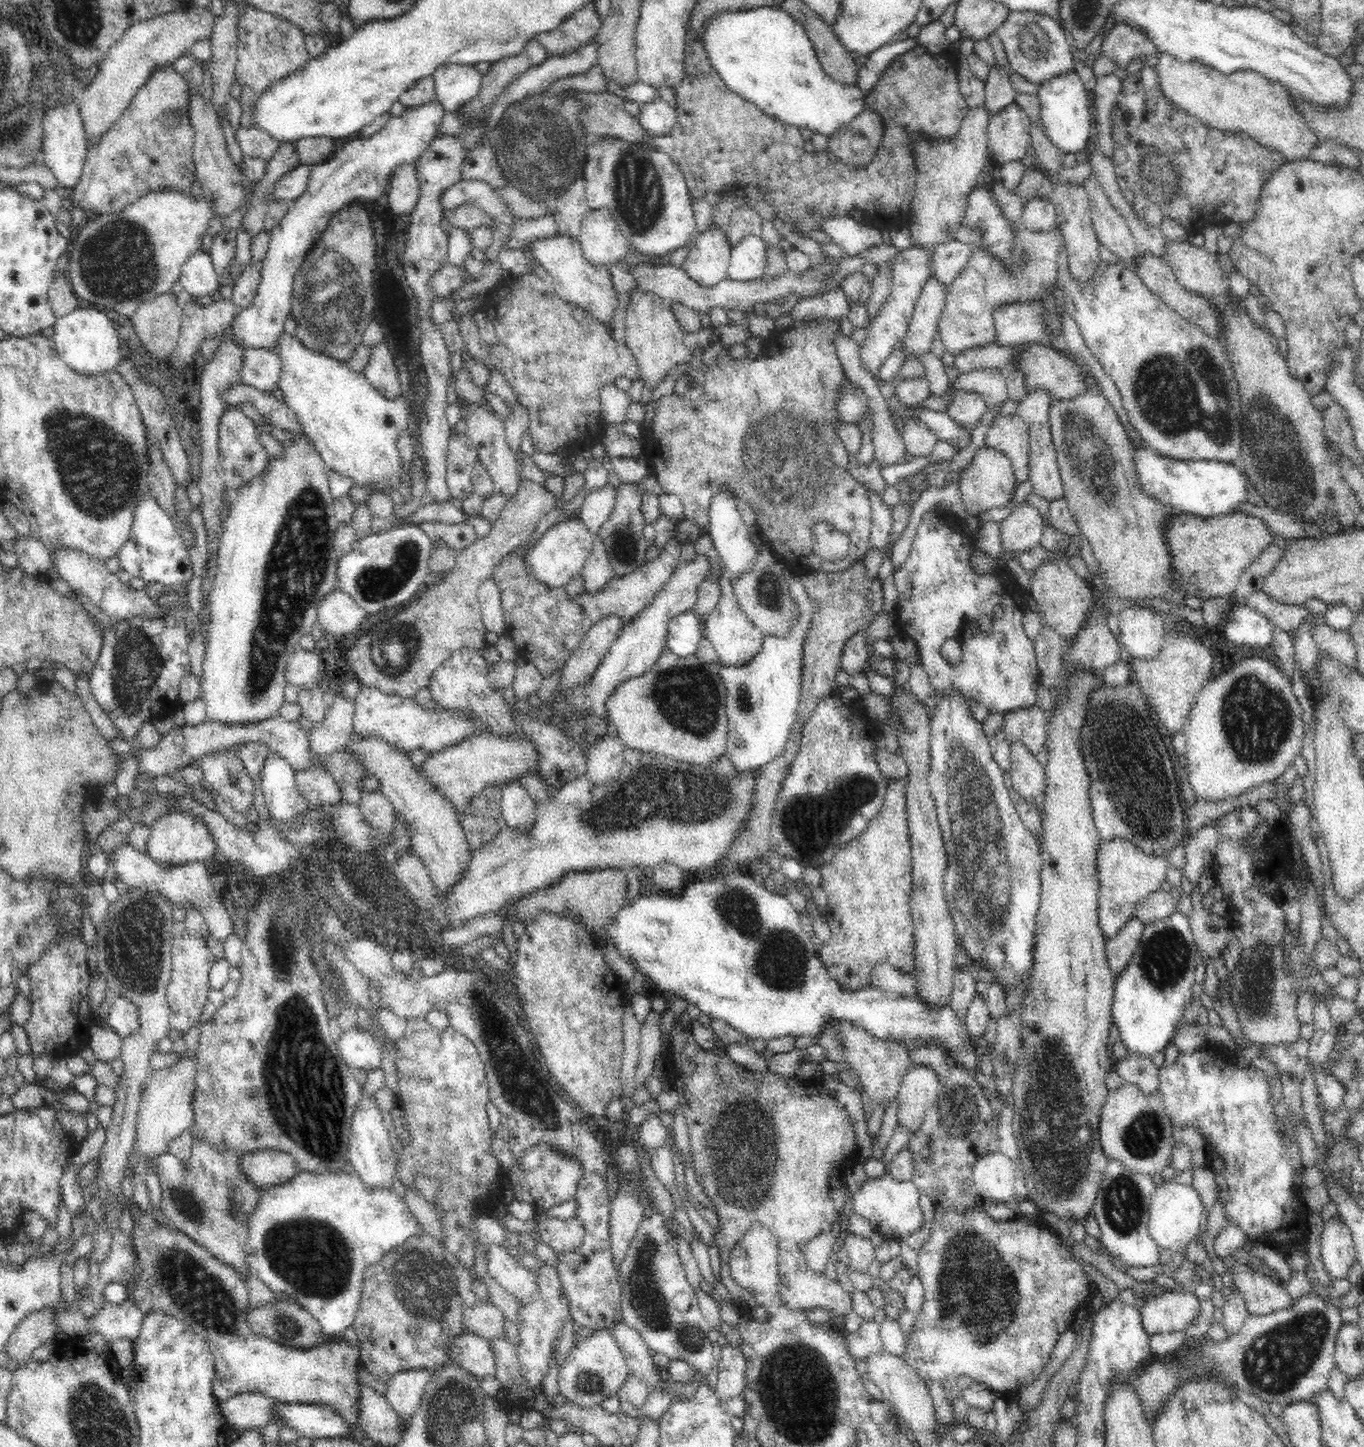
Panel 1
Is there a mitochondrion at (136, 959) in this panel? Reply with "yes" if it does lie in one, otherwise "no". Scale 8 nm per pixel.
yes

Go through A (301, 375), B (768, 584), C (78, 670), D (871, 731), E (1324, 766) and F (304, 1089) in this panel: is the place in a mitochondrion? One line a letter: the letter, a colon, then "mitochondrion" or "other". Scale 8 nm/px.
A: other
B: mitochondrion
C: other
D: other
E: other
F: mitochondrion

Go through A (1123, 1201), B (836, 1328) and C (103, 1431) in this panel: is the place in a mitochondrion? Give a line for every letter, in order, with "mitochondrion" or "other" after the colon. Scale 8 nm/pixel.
A: mitochondrion
B: other
C: mitochondrion

